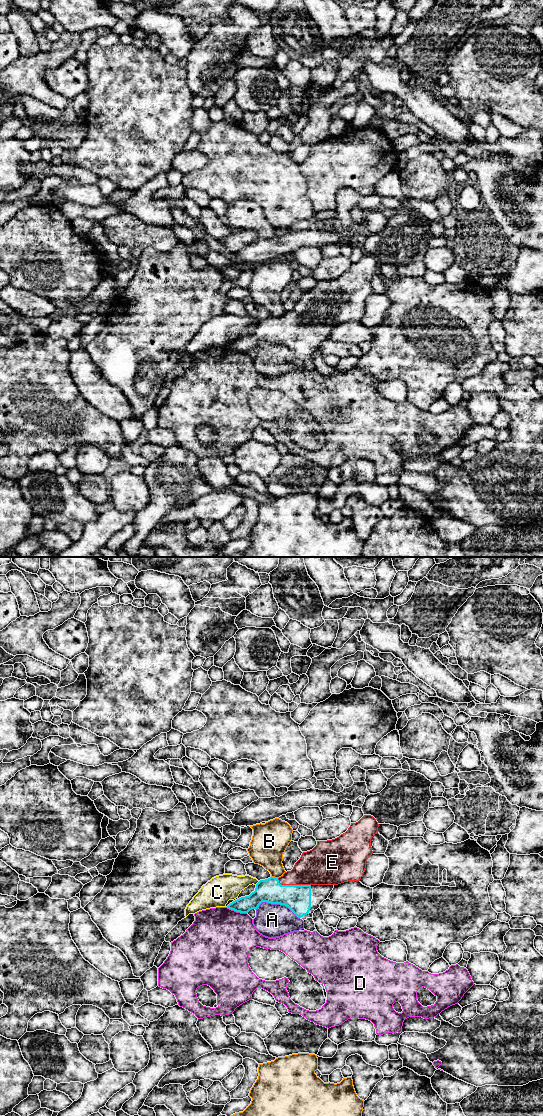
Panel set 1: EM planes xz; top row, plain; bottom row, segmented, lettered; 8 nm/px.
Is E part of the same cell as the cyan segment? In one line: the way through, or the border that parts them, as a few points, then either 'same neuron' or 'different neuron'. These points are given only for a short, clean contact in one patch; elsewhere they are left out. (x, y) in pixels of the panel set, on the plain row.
way xz (297, 338), (293, 325), (308, 310), (315, 307); same neuron

